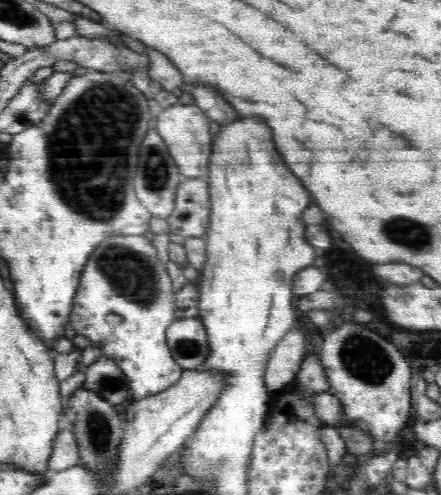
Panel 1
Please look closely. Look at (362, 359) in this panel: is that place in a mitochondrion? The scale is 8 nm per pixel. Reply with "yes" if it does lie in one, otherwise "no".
yes

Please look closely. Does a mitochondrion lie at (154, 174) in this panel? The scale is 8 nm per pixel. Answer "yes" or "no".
yes

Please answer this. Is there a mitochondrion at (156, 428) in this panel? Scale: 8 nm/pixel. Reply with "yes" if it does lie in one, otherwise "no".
no

